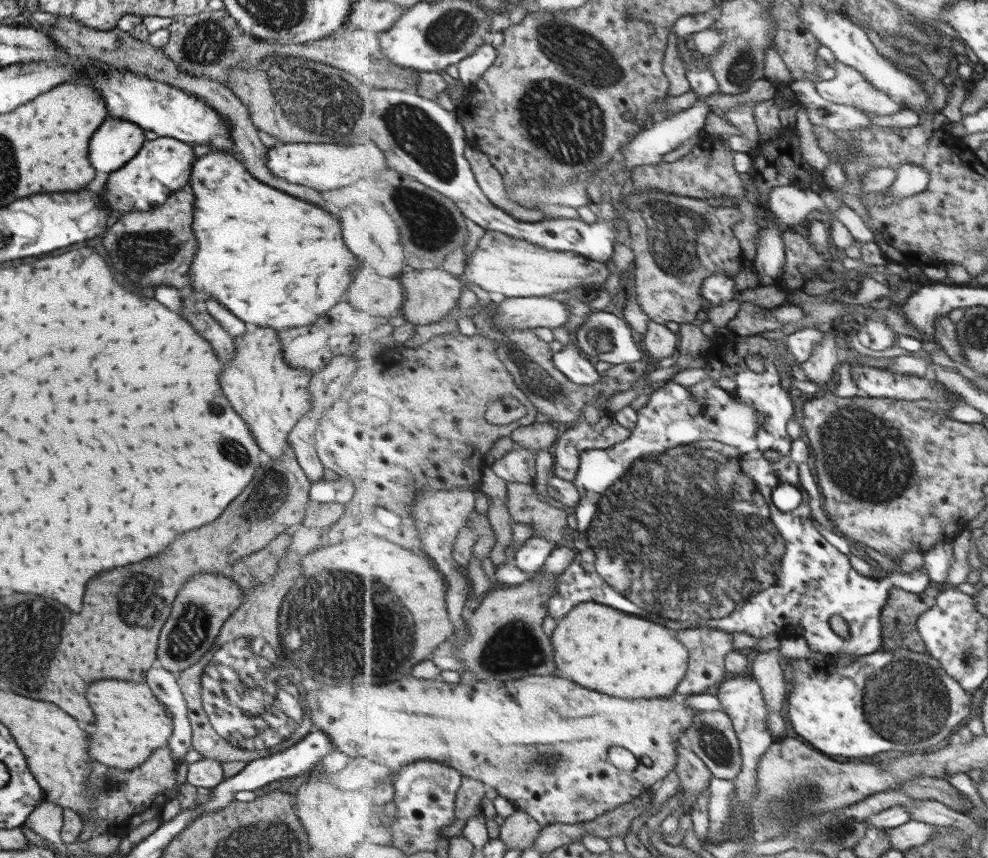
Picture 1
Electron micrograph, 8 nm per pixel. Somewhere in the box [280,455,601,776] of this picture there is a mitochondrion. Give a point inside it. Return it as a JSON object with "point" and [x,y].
{"point":[515,646]}

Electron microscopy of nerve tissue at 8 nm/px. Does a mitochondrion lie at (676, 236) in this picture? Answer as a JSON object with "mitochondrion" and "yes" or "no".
{"mitochondrion":"yes"}

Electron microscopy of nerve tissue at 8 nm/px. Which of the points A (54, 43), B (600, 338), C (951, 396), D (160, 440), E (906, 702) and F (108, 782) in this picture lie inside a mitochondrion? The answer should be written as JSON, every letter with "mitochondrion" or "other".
{"A":"other","B":"mitochondrion","C":"other","D":"other","E":"mitochondrion","F":"mitochondrion"}

